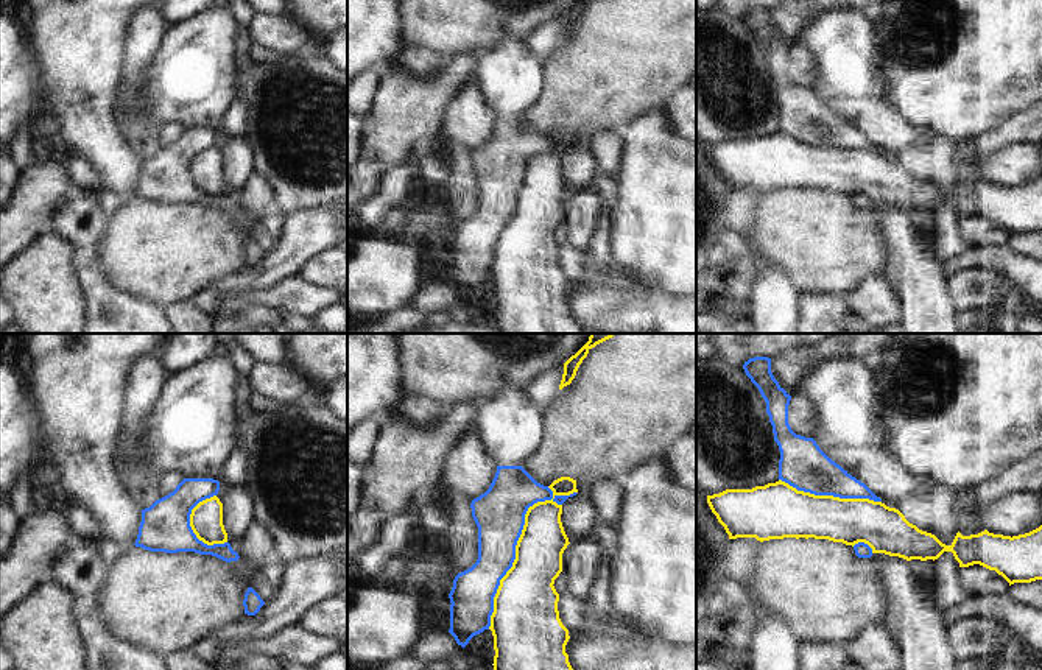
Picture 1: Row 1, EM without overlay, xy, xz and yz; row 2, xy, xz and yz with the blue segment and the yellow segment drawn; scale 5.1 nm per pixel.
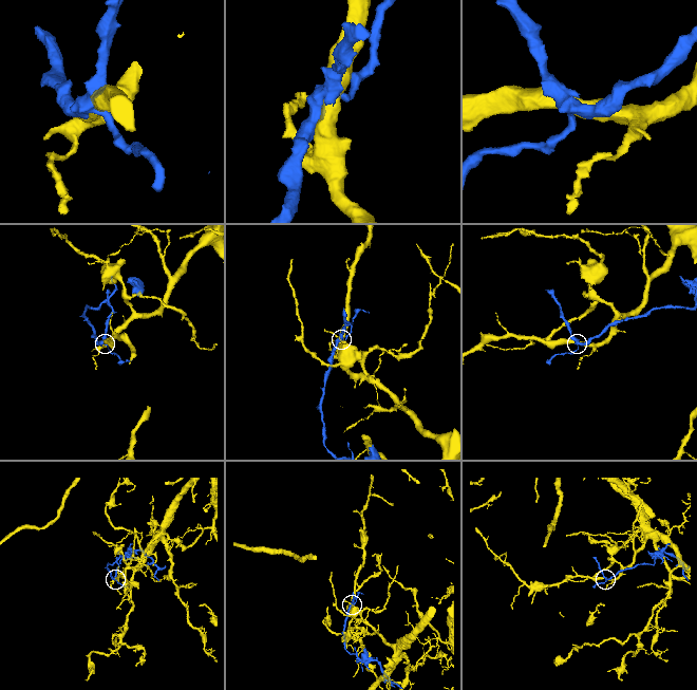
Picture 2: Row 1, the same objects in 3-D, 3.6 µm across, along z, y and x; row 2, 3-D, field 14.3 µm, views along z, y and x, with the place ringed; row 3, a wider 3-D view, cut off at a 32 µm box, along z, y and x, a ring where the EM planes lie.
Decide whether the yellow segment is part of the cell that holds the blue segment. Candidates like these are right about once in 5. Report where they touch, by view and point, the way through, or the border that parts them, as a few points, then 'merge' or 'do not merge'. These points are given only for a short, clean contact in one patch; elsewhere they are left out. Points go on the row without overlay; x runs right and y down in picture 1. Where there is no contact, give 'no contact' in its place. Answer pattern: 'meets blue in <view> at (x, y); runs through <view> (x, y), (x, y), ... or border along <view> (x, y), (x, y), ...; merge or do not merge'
meets blue in xz at (516, 195); do not merge

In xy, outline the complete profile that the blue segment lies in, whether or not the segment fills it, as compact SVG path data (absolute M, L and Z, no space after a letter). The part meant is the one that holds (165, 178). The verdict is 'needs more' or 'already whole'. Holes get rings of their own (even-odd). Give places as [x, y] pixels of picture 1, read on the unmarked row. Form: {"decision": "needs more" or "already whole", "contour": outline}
{"decision": "already whole", "contour": "M184 129L173 143L142 160L136 198L150 203L195 203L212 206L226 213L238 212L229 193L207 196L190 178L192 160L202 151L216 146L220 132L213 129Z"}

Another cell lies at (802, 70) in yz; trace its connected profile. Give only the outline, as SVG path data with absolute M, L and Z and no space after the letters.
M804 44L791 47L788 56L788 75L796 86L813 89L818 76L816 61Z

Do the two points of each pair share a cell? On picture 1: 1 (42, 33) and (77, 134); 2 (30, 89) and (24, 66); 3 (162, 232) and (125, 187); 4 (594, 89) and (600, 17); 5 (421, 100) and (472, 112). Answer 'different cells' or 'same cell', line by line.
1: same cell
2: same cell
3: different cells
4: same cell
5: different cells

